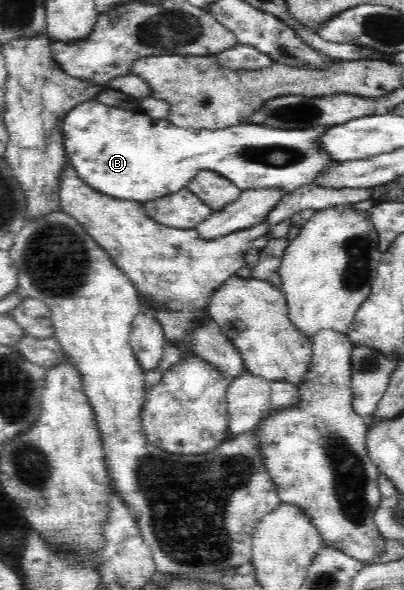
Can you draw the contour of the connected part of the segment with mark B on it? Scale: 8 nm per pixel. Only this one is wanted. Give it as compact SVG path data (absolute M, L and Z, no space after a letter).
M93 99L68 110L62 132L69 168L83 185L111 200L143 205L189 190L204 172L215 173L243 191L261 187L294 191L331 163L315 148L317 134L325 128L283 131L237 123L223 129L195 129Z

